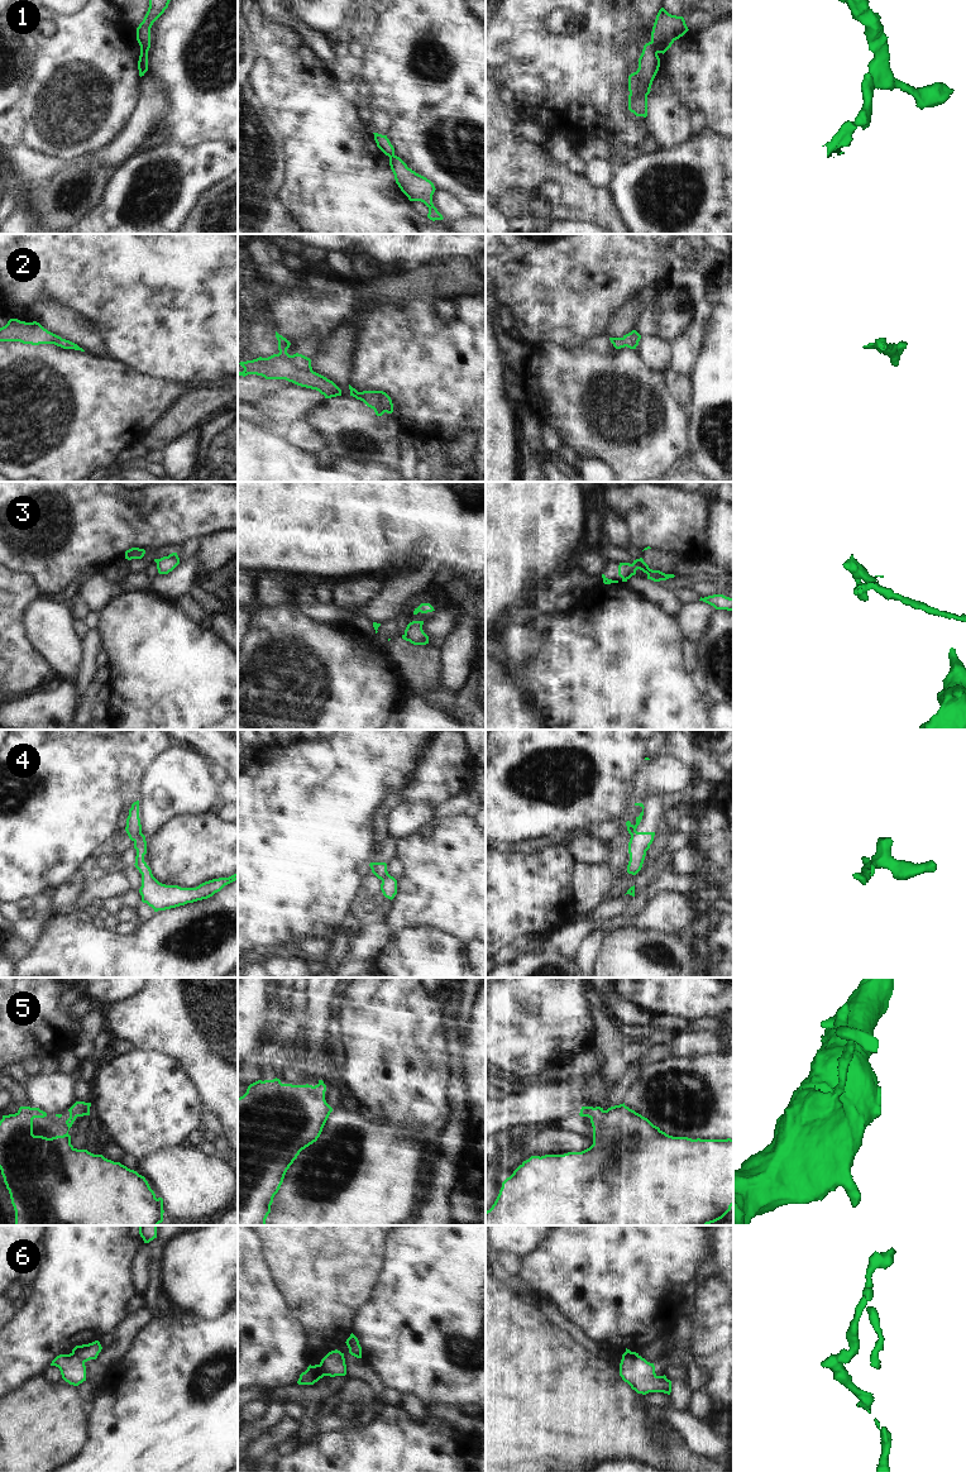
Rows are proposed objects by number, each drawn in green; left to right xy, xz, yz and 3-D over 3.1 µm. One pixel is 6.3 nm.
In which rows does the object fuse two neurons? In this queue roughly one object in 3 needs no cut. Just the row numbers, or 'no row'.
1, 3, 4, 6

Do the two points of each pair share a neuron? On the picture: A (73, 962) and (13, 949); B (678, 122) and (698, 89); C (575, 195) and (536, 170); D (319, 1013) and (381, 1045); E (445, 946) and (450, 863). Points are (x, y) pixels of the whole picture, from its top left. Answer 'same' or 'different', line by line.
A: different
B: different
C: same
D: different
E: different

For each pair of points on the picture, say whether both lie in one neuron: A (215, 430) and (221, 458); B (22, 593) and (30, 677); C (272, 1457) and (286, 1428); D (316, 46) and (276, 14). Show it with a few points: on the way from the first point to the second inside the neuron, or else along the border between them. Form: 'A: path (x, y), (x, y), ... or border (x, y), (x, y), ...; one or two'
A: path (221, 436), (221, 452); one
B: path (13, 613), (13, 656); one
C: border (275, 1446), (257, 1458); two
D: path (307, 36), (286, 18); one

